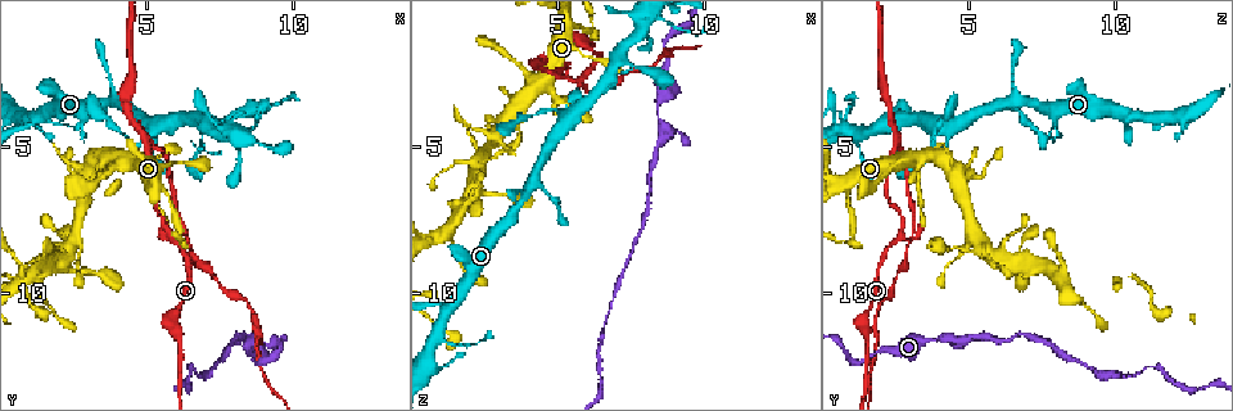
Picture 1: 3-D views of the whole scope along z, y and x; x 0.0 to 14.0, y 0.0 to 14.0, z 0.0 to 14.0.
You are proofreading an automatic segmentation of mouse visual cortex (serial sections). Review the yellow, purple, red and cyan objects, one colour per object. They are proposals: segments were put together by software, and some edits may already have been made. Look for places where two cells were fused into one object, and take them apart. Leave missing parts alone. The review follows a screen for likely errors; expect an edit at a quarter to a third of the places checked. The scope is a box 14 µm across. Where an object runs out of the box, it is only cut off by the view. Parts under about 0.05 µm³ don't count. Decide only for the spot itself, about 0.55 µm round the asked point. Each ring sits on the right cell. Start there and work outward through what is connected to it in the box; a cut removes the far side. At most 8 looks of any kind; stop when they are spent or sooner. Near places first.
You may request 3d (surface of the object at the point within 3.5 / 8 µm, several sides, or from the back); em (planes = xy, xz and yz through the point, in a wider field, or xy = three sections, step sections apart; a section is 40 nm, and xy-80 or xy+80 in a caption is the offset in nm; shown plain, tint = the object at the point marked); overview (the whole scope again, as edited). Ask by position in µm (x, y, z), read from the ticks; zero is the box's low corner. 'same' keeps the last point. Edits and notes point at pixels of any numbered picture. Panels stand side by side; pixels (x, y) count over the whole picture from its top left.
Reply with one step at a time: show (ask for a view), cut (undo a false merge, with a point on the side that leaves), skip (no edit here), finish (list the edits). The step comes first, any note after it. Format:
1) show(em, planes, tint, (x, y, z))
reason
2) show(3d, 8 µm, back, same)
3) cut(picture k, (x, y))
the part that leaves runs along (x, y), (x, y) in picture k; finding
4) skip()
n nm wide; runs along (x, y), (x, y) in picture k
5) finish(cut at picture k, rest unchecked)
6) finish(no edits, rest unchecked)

show(3d, 8 µm, (8.4, 11.6, 4.0))
thin neck

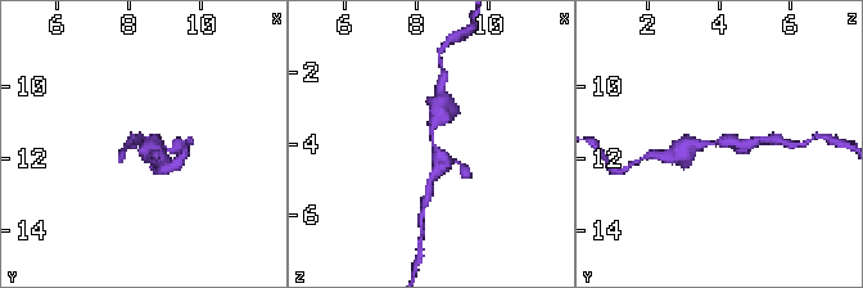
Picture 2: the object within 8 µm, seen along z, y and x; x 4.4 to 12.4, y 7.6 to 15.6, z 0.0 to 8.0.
show(em, xy, step 2, tint, (8.5, 11.6, 4.1))
3 arms; arms of 150, 250, 300 nm; need the tissue

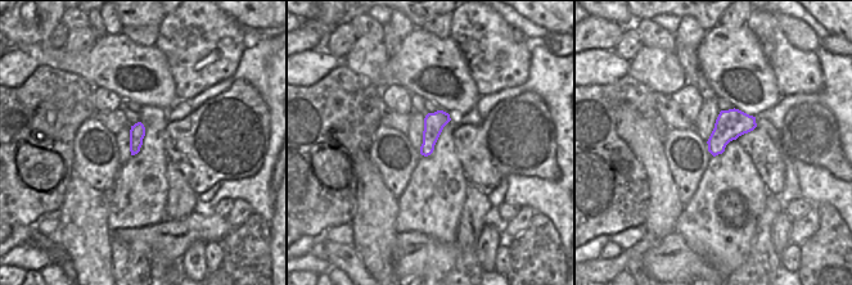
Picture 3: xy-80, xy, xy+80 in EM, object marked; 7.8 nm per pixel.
skip()
continuous, no second cell

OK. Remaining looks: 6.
show(3d, 3.5 µm, (5.1, 5.1, 2.5))
three-way junction

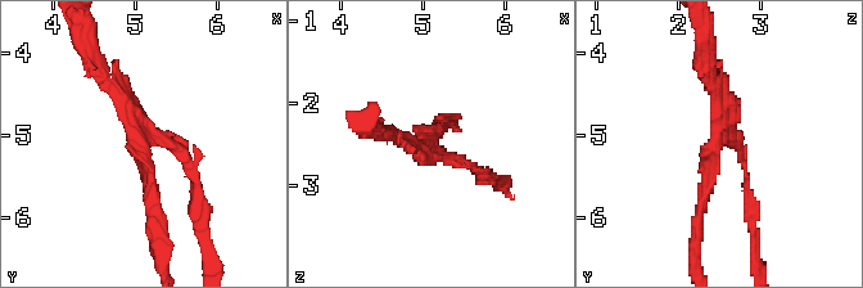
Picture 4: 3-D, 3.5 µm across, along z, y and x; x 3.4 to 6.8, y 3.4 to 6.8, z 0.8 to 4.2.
cut(picture 4, (188, 162))
arms of 100, 150, 150 nm; the part that leaves runs along (148, 140), (188, 161), (199, 228) in picture 4; a second cell is stuck on

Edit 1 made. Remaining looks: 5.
show(overview)
see it whole again

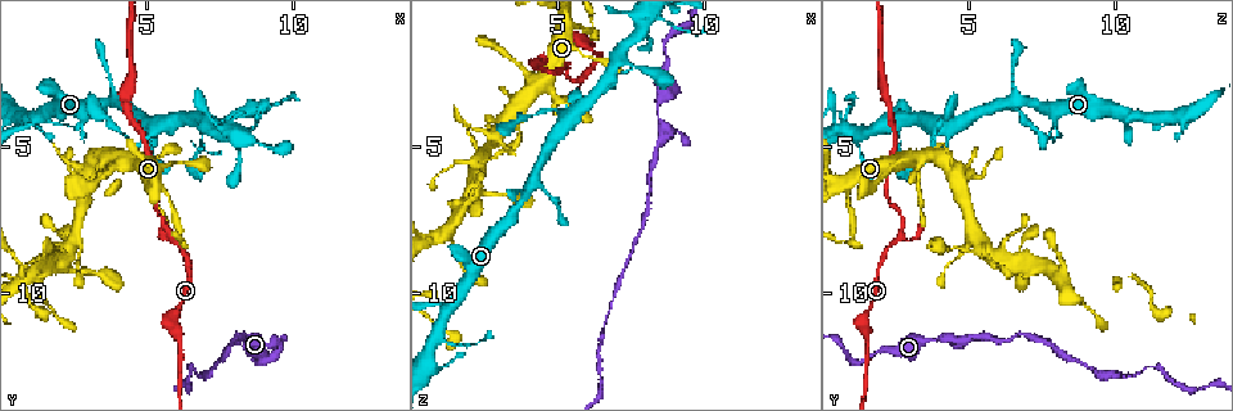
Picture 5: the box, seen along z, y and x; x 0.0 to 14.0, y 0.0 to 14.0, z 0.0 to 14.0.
show(3d, 3.5 µm, (1.3, 9.3, 7.9))
four-way junction

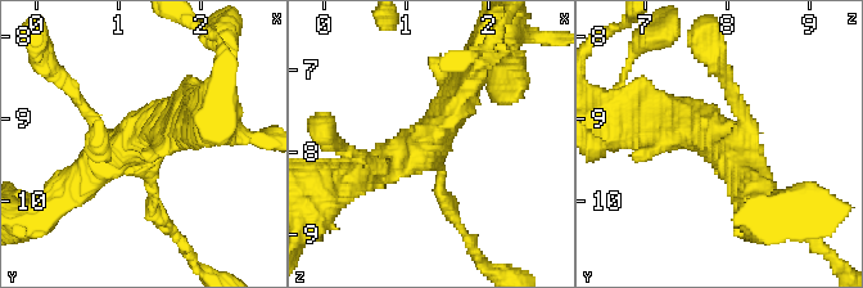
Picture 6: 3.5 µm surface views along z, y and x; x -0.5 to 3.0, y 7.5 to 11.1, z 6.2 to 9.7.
show(em, xy, step 1, tint, (1.30, 9.30, 7.90))
4 arms; arms of 150, 250, 400, 400 nm

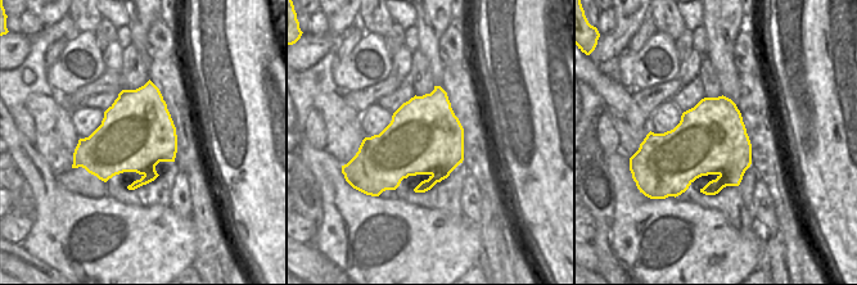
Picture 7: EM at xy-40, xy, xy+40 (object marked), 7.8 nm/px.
skip()
all the same cell

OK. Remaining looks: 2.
finish(cut at picture 4, rest unchecked)

